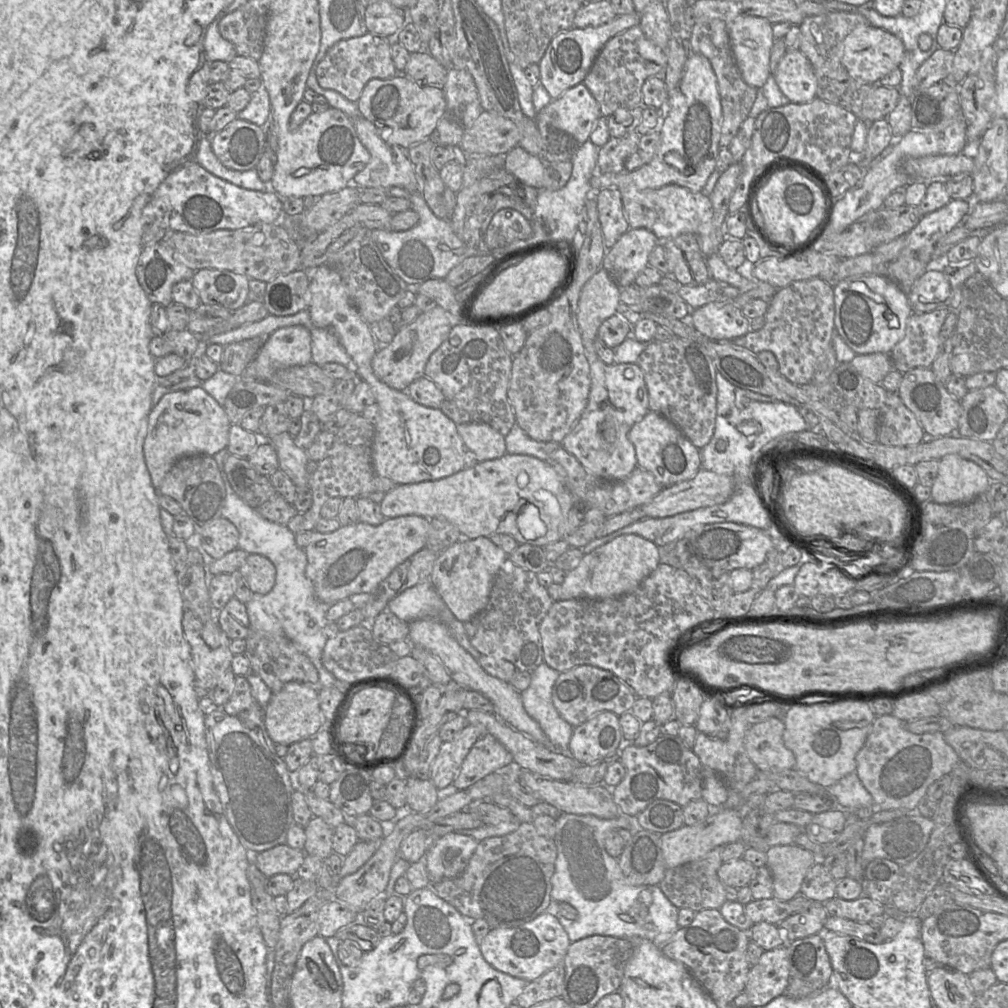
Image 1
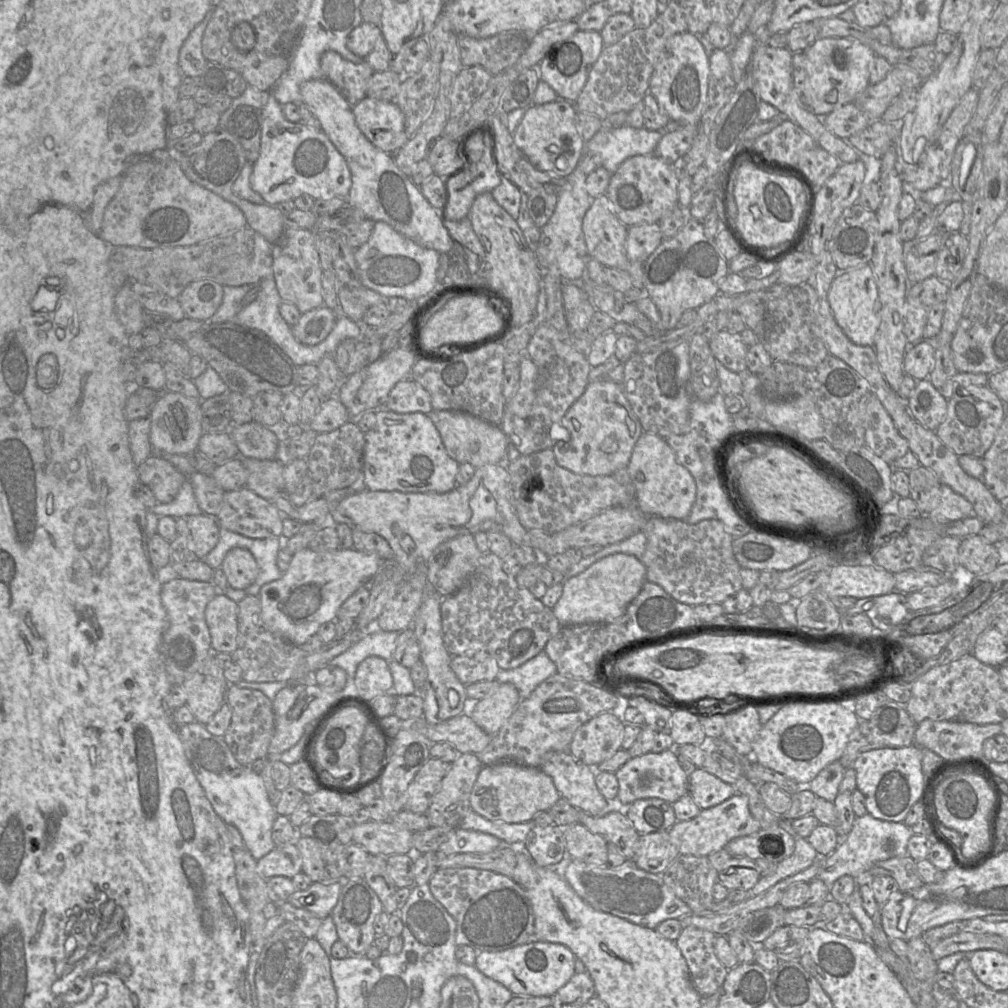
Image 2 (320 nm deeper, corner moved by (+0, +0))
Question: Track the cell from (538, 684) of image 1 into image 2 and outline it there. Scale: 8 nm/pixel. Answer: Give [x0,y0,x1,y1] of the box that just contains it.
[496,650,556,703]

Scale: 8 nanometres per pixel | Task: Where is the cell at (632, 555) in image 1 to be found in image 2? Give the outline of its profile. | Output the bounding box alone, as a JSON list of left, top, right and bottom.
[553,553,646,626]

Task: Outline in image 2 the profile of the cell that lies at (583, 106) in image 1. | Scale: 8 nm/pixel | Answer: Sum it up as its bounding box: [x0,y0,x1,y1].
[513,100,585,177]

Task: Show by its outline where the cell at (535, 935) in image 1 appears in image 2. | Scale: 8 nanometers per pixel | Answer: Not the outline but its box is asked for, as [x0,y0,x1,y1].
[474,939,575,997]

